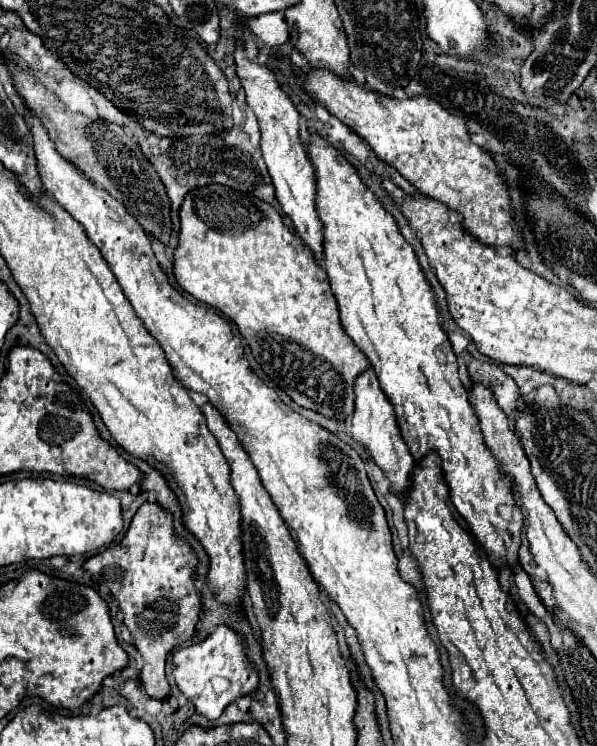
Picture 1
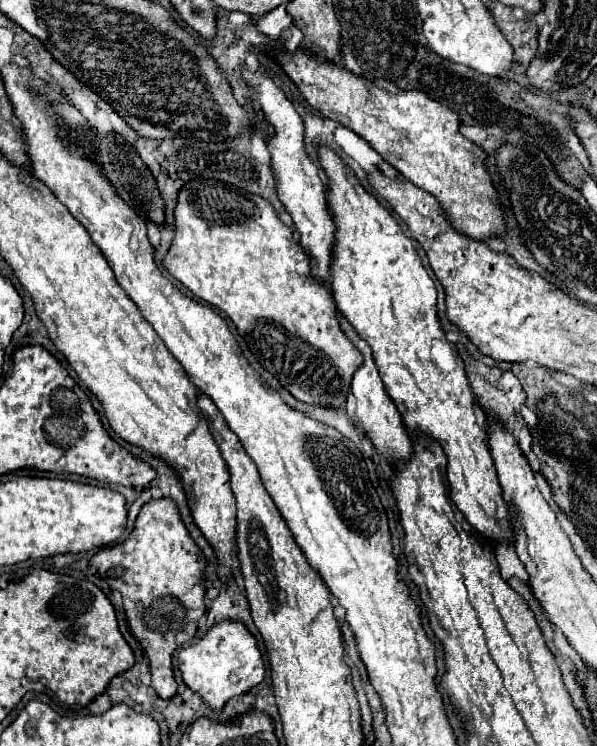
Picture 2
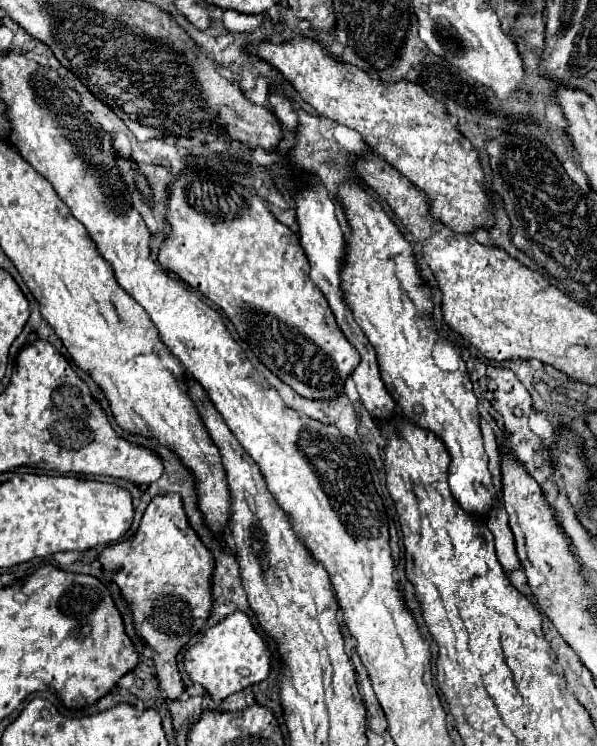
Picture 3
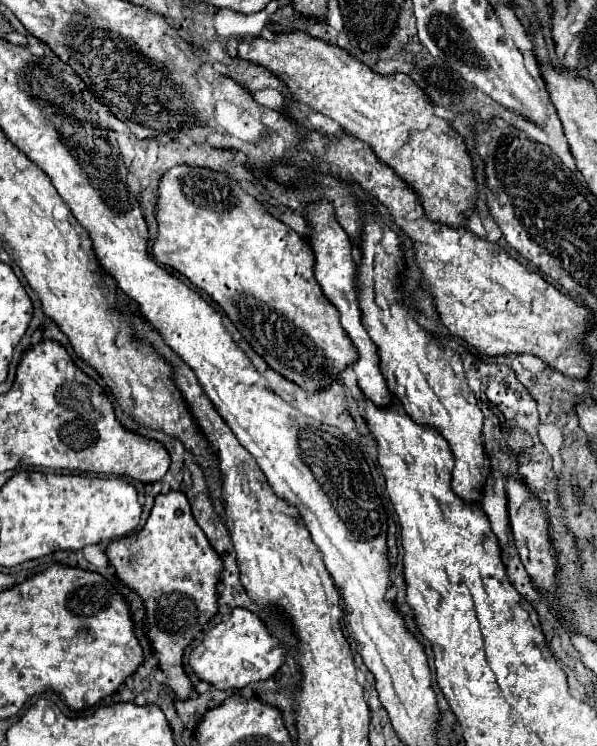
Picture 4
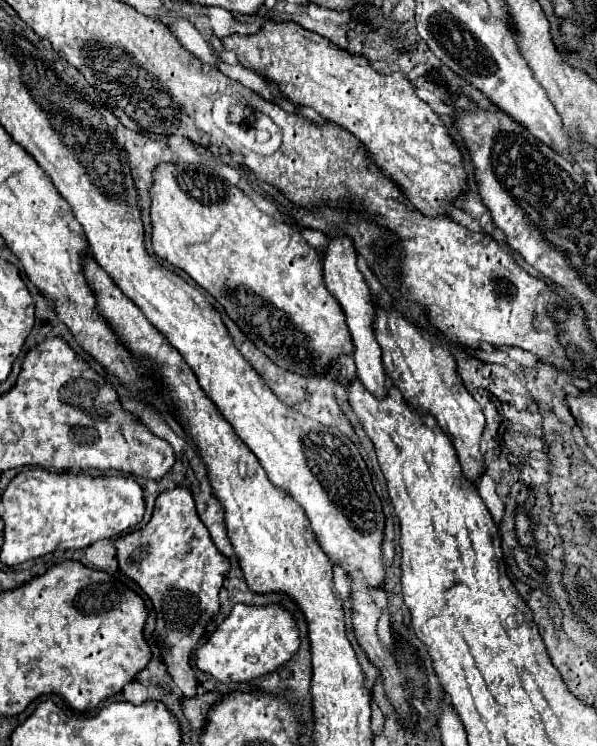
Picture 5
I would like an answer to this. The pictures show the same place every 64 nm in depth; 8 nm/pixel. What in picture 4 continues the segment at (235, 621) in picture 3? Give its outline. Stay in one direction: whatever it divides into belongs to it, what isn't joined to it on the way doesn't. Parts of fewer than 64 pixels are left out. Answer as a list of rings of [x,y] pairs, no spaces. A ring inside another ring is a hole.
[[[234,608],[230,618],[214,626],[204,636],[204,640],[192,650],[188,662],[194,668],[196,676],[208,680],[214,688],[226,690],[244,688],[250,682],[258,680],[268,680],[280,668],[284,658],[286,658],[284,642],[270,634],[264,620],[246,608]]]

